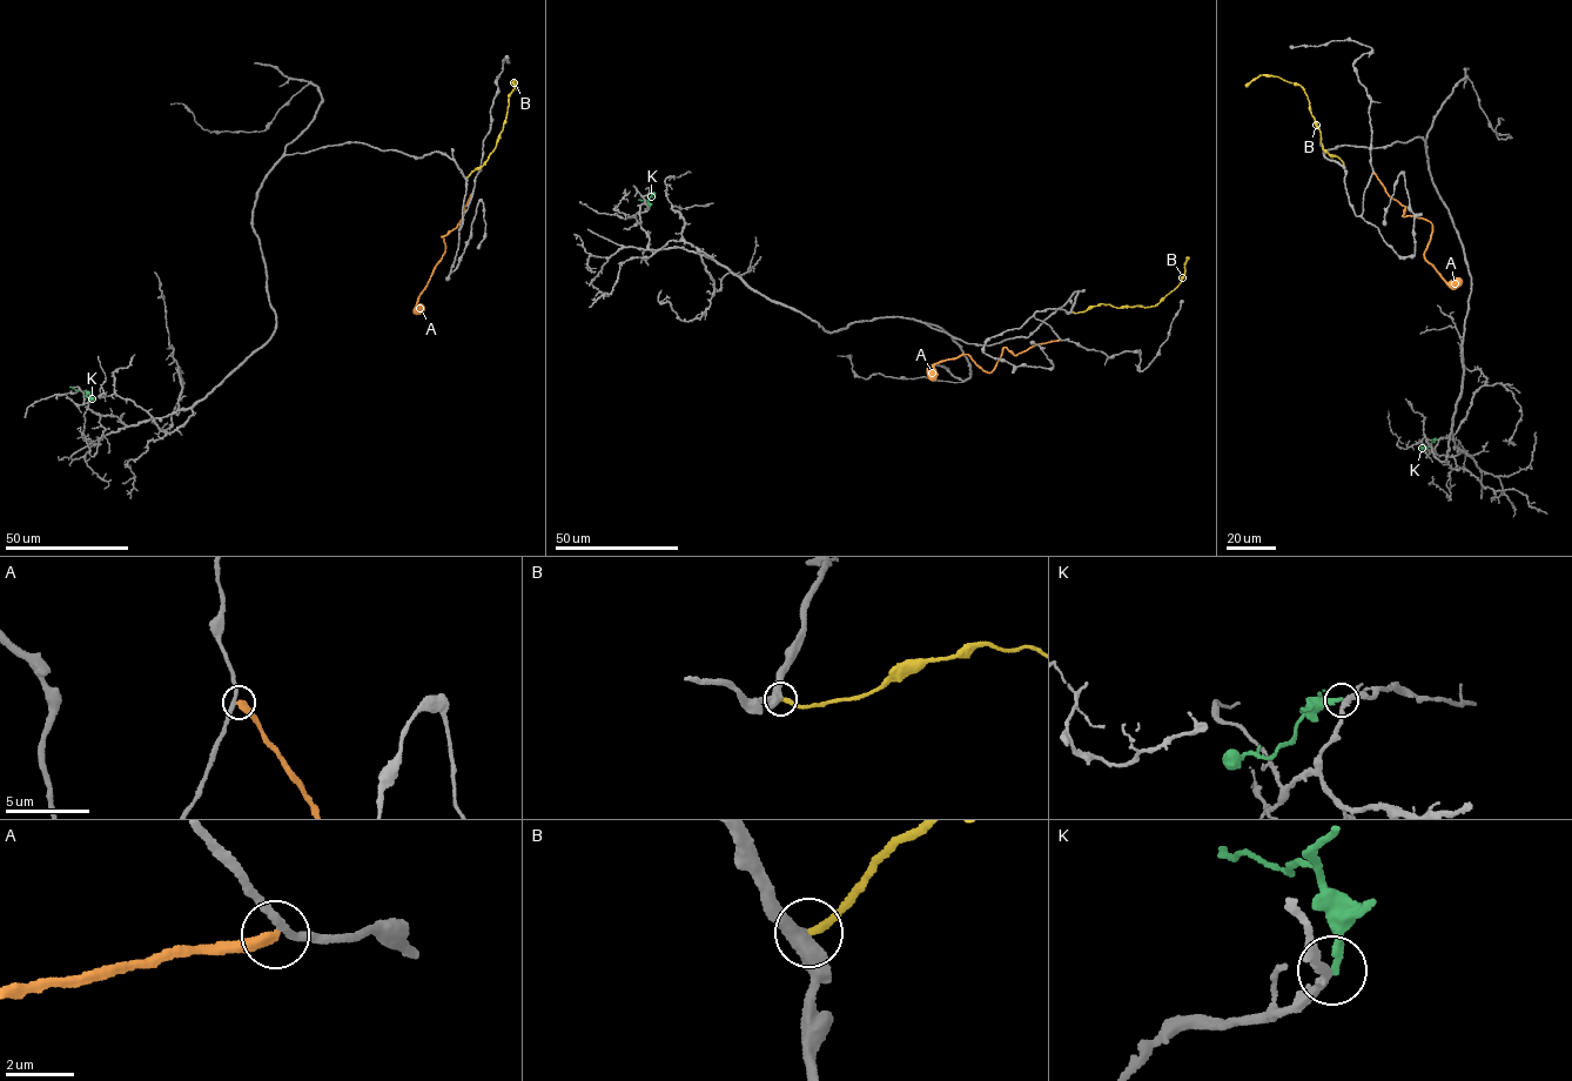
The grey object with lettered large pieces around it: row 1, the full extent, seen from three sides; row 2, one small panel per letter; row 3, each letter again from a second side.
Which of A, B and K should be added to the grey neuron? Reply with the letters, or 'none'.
B

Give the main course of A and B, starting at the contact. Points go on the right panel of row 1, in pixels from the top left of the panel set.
A: (1374, 172), (1388, 194), (1405, 207), (1403, 216), (1425, 219), (1431, 223), (1425, 260), (1448, 283), (1462, 281)
B: (1344, 165), (1322, 147), (1303, 88), (1277, 76), (1261, 74), (1245, 86)

